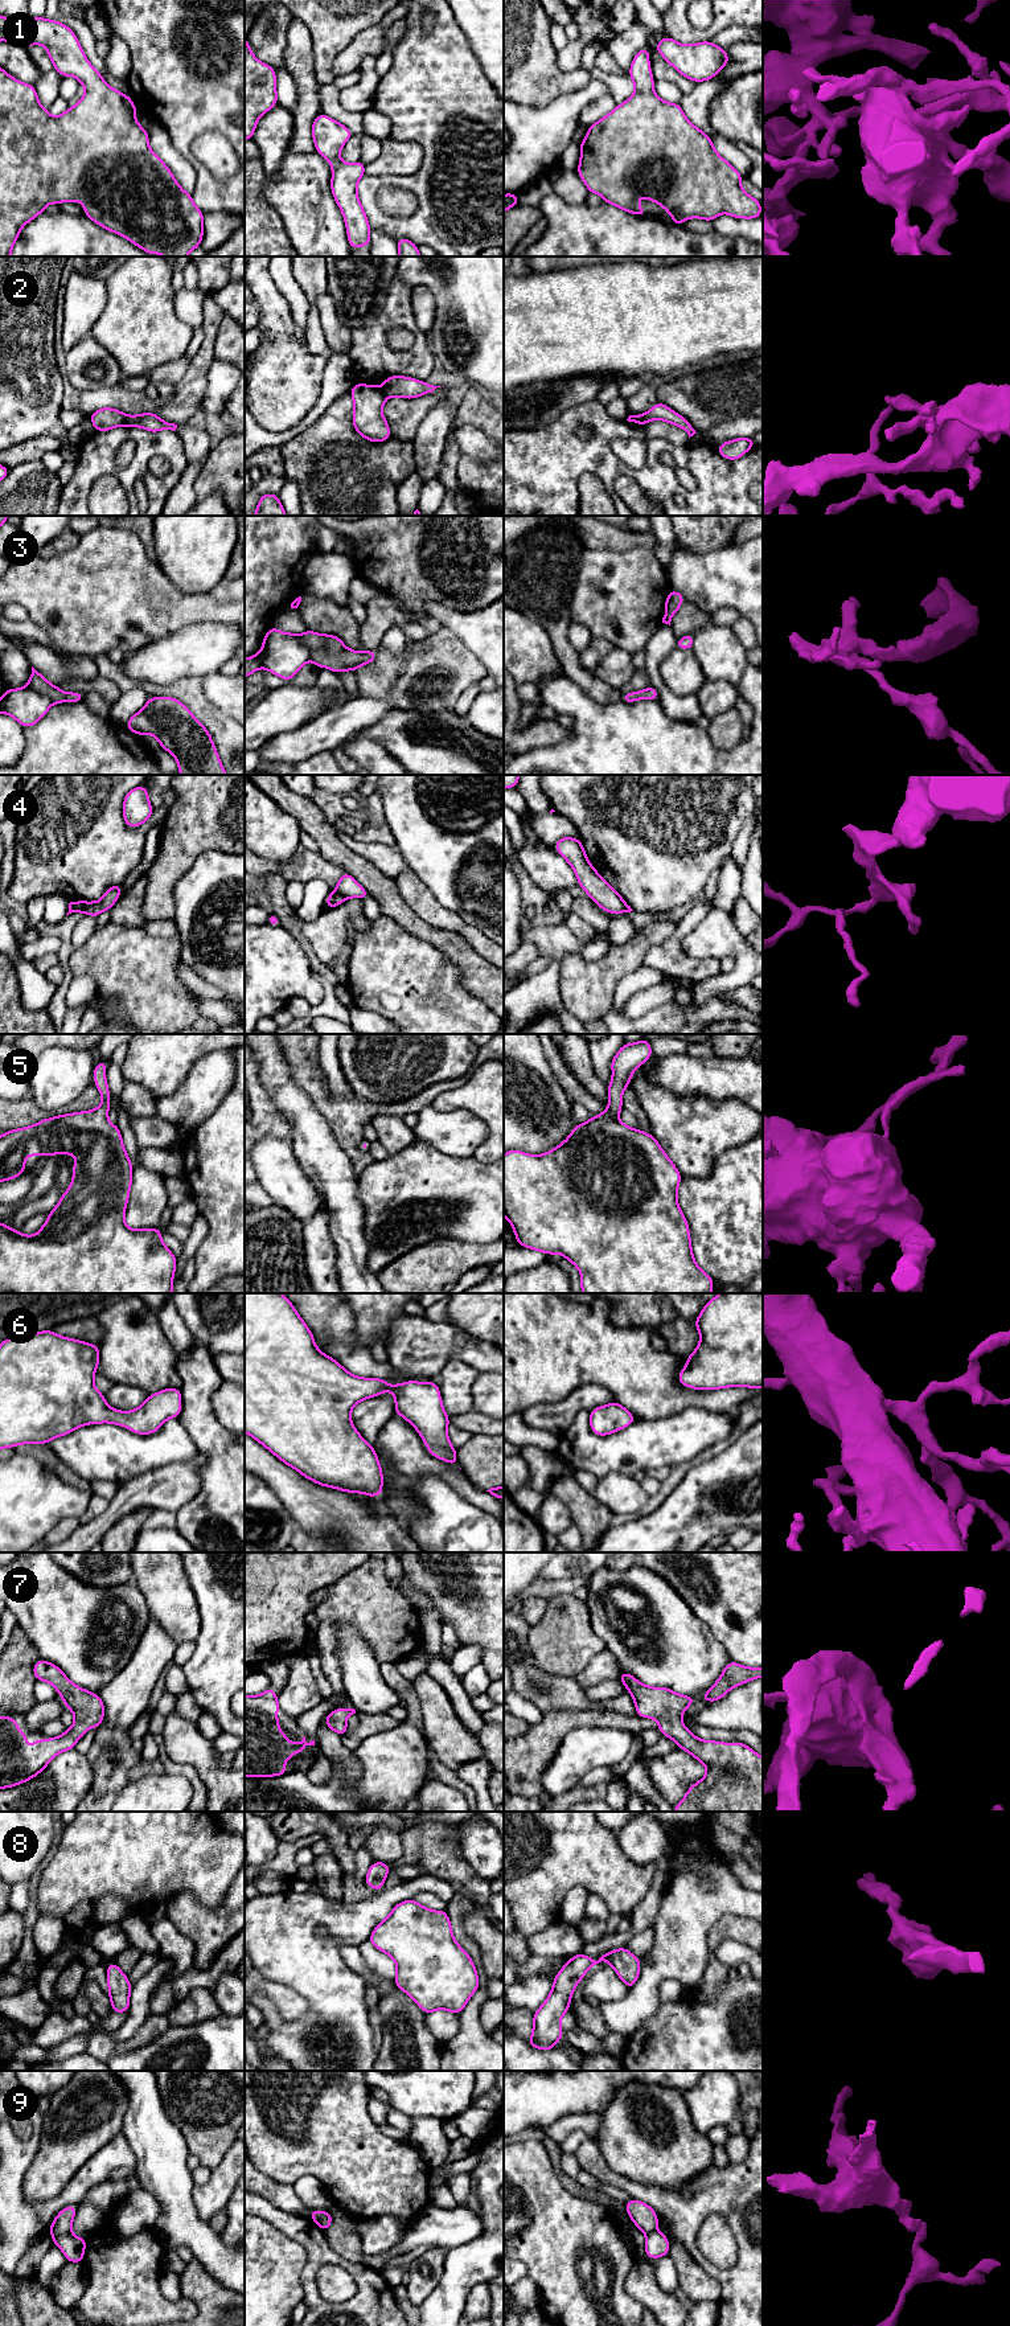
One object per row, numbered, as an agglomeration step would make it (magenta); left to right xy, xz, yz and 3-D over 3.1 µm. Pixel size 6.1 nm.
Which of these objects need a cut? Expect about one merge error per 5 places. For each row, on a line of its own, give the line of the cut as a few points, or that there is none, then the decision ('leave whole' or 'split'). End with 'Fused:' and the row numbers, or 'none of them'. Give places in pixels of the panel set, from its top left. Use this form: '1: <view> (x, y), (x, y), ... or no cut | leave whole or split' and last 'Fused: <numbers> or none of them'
1: no cut | leave whole
2: xy (127, 415), (123, 425) | split
3: no cut | leave whole
4: xy (79, 901), (83, 911) | split
5: no cut | leave whole
6: no cut | leave whole
7: no cut | leave whole
8: no cut | leave whole
9: xy (70, 2231), (53, 2238) | split
Fused: 2, 4, 9

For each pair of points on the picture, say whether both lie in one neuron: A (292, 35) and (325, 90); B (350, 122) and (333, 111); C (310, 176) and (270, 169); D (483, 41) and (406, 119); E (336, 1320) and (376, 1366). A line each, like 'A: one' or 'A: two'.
A: two
B: one
C: two
D: two
E: one

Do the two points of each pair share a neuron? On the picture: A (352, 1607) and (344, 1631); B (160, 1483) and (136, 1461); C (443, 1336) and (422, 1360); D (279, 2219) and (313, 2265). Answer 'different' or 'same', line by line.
A: different
B: different
C: same
D: same

